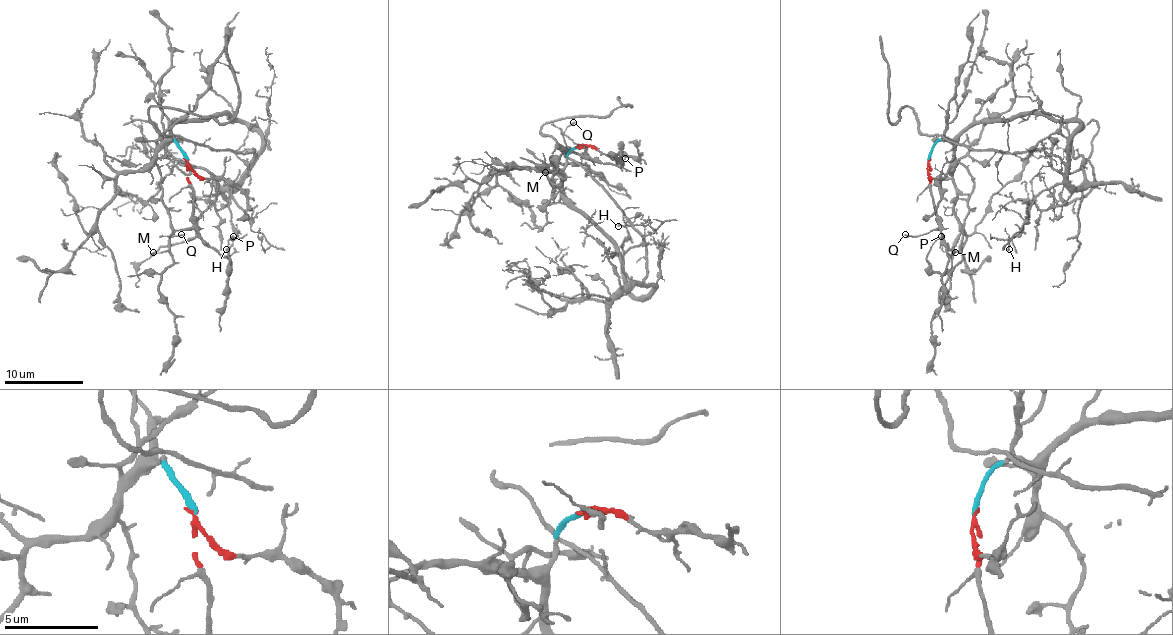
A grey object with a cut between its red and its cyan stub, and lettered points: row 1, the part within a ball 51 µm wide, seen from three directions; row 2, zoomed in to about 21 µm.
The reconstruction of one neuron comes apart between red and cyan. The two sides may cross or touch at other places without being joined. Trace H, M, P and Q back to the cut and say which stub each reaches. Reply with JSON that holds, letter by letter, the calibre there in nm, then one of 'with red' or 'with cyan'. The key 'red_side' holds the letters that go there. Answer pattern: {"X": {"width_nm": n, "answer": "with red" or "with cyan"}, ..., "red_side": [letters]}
{"H": {"width_nm": 120, "answer": "with cyan"}, "M": {"width_nm": 130, "answer": "with cyan"}, "P": {"width_nm": 120, "answer": "with red"}, "Q": {"width_nm": 130, "answer": "with red"}, "red_side": ["P", "Q"]}

